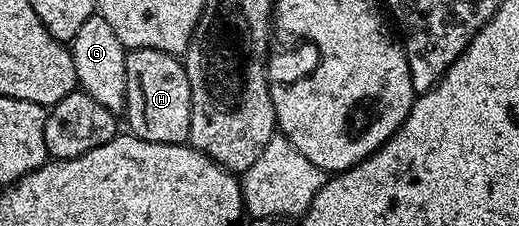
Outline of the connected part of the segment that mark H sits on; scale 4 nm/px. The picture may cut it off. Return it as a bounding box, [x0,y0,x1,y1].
[126,47,190,143]

